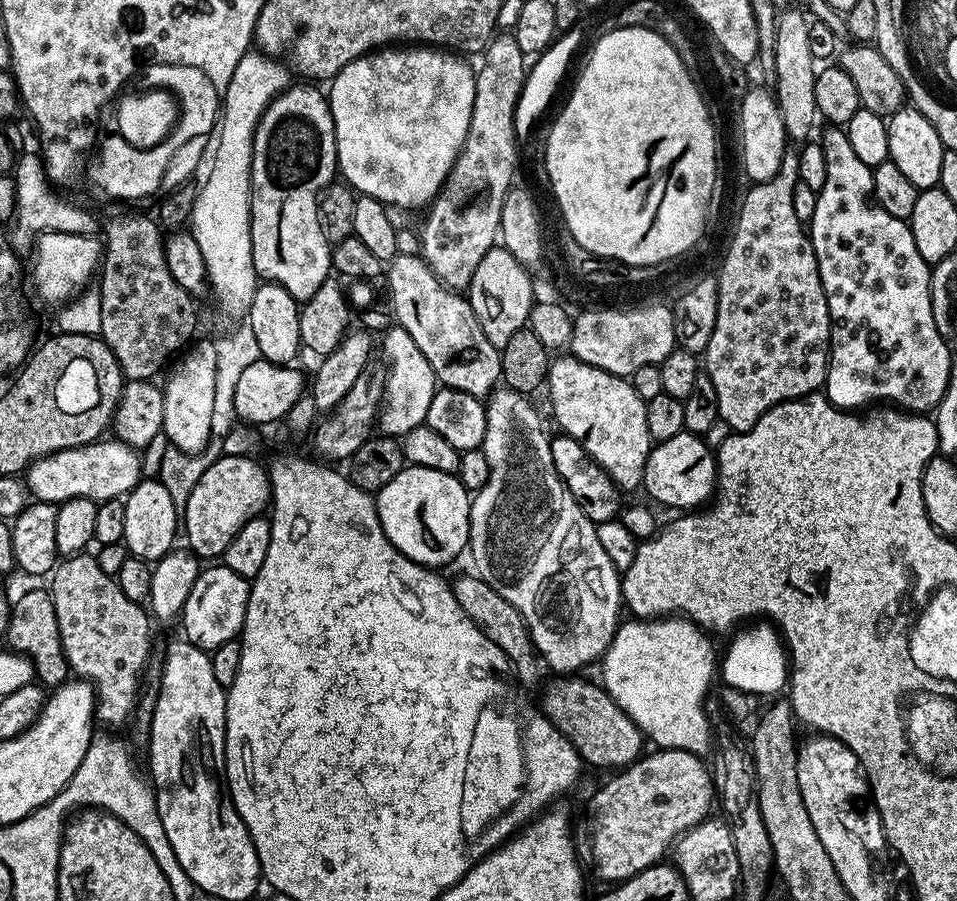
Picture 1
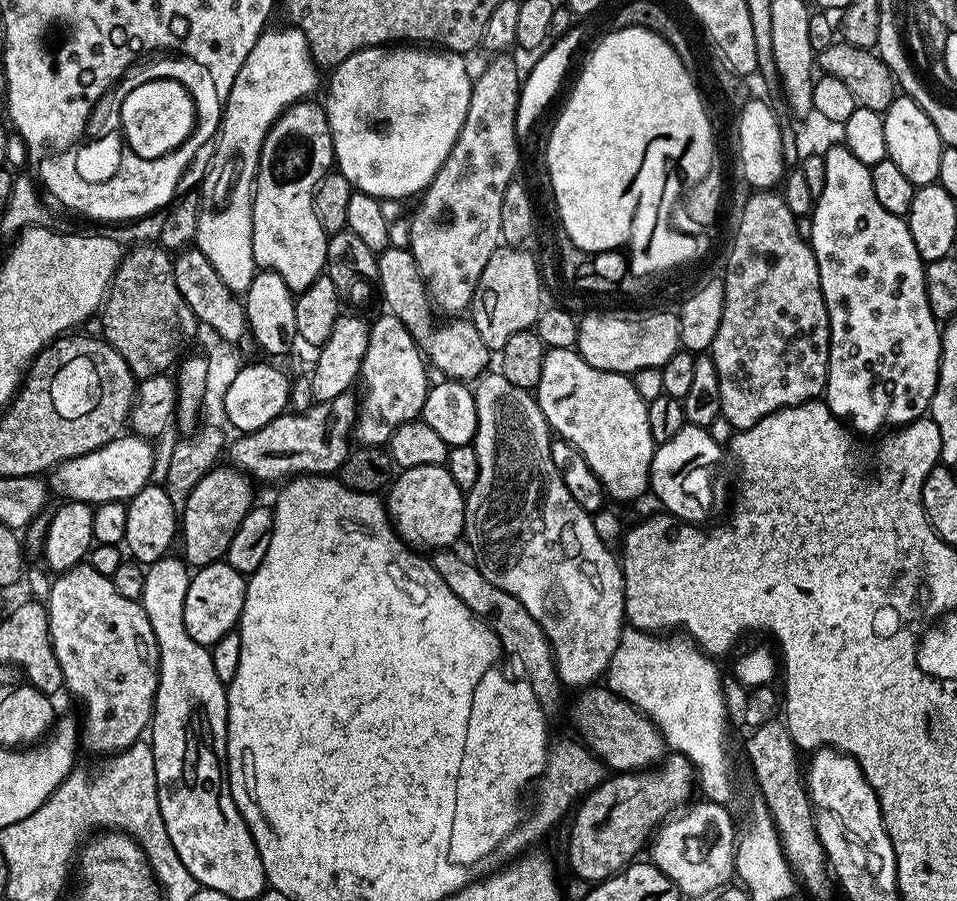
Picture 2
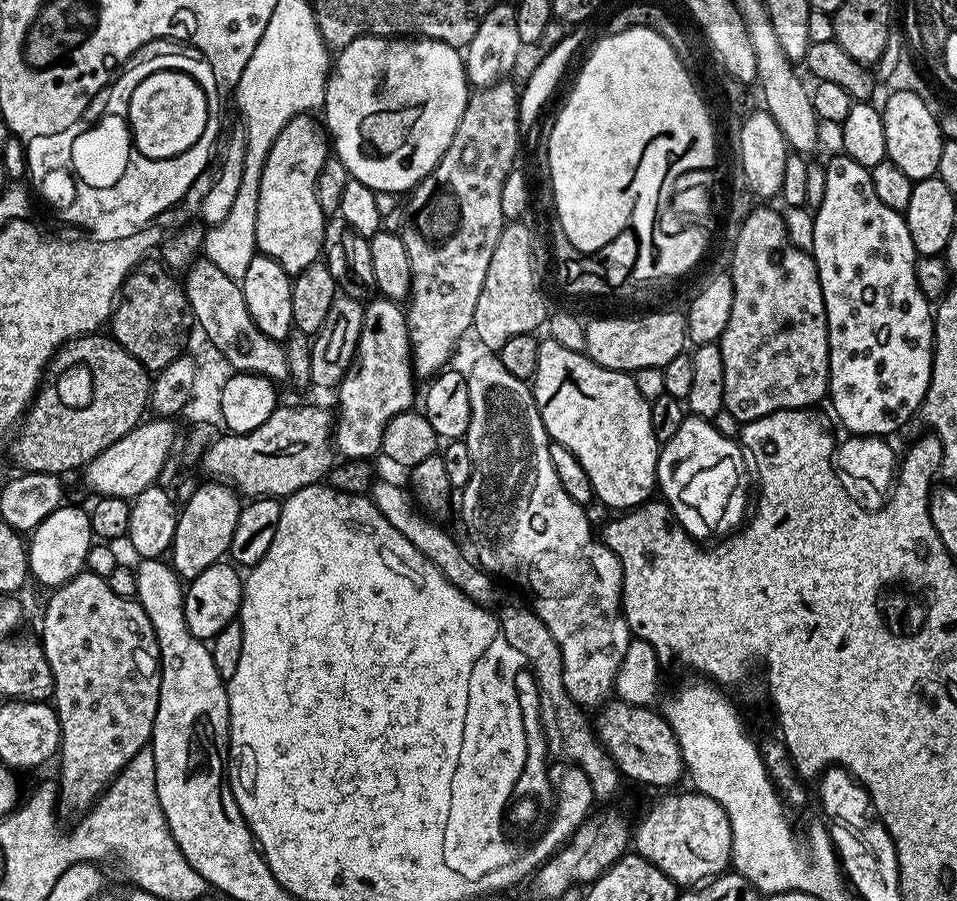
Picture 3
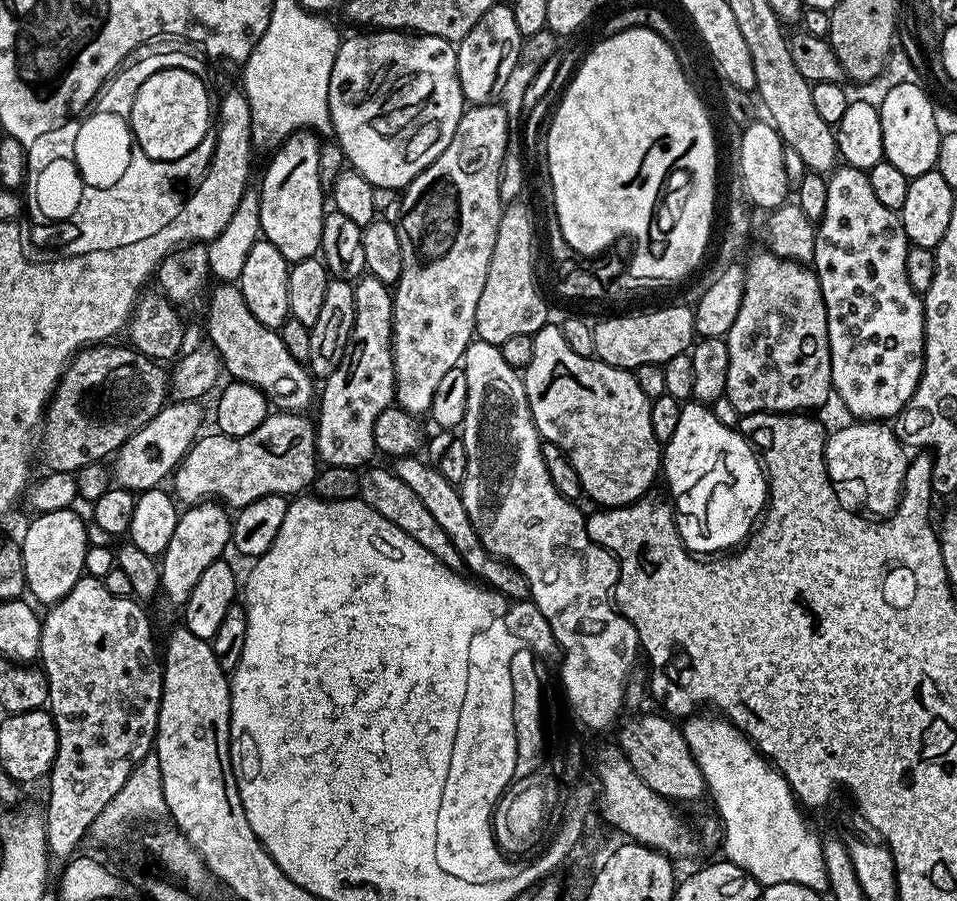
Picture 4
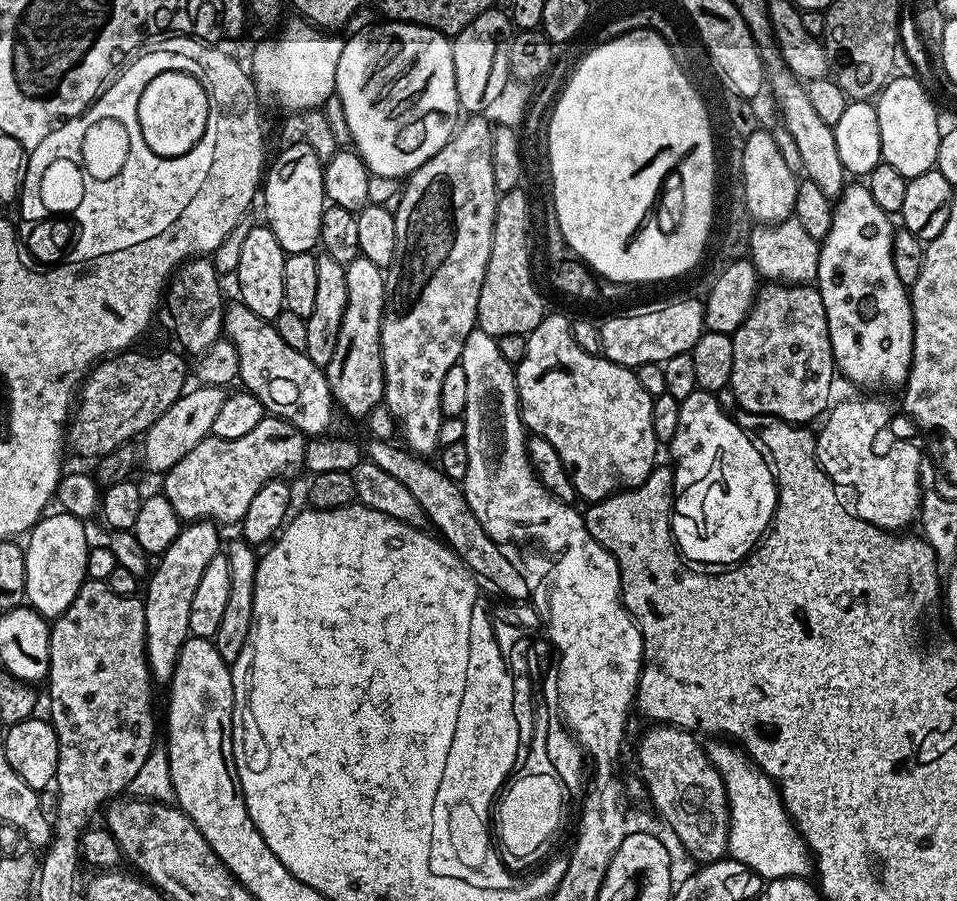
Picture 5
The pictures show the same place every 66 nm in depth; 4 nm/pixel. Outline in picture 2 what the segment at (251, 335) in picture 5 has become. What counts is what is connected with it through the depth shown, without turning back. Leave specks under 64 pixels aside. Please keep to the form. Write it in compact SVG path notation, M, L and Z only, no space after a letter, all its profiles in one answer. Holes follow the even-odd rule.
M189 246L175 253L172 261L175 285L186 303L196 315L197 321L209 324L217 331L221 339L232 346L239 345L239 340L248 332L248 319L244 313L241 297L230 291L226 282L218 275L218 270L210 266L210 258L202 254L202 250Z

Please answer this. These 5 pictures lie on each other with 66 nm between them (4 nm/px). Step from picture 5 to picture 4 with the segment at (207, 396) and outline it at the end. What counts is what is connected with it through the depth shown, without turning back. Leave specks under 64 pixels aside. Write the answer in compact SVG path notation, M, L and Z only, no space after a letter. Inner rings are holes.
M191 400L165 403L163 410L154 414L154 418L150 418L150 422L146 422L146 426L142 426L142 430L133 434L114 454L115 483L137 494L163 485L201 435L200 423L204 420L204 412L200 406Z

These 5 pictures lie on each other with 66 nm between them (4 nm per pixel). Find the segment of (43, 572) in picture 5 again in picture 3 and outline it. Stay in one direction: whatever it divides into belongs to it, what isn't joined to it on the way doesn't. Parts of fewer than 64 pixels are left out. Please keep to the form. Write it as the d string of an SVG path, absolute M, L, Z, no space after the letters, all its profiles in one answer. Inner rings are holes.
M61 506L53 510L35 529L30 532L28 546L28 571L33 581L45 584L48 590L55 590L70 578L85 571L88 551L94 543L88 512L80 506Z

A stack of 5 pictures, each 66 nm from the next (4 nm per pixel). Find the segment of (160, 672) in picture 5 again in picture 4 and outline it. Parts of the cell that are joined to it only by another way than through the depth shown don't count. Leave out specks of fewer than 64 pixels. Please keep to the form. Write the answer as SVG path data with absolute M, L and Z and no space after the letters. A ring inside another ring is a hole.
M215 500L193 504L180 512L180 521L174 526L174 538L170 538L170 546L158 560L159 591L163 598L165 596L176 606L186 603L190 598L190 590L194 590L198 578L202 578L202 570L206 570L210 562L219 560L225 555L224 547L227 549L232 539L232 521L229 509Z

